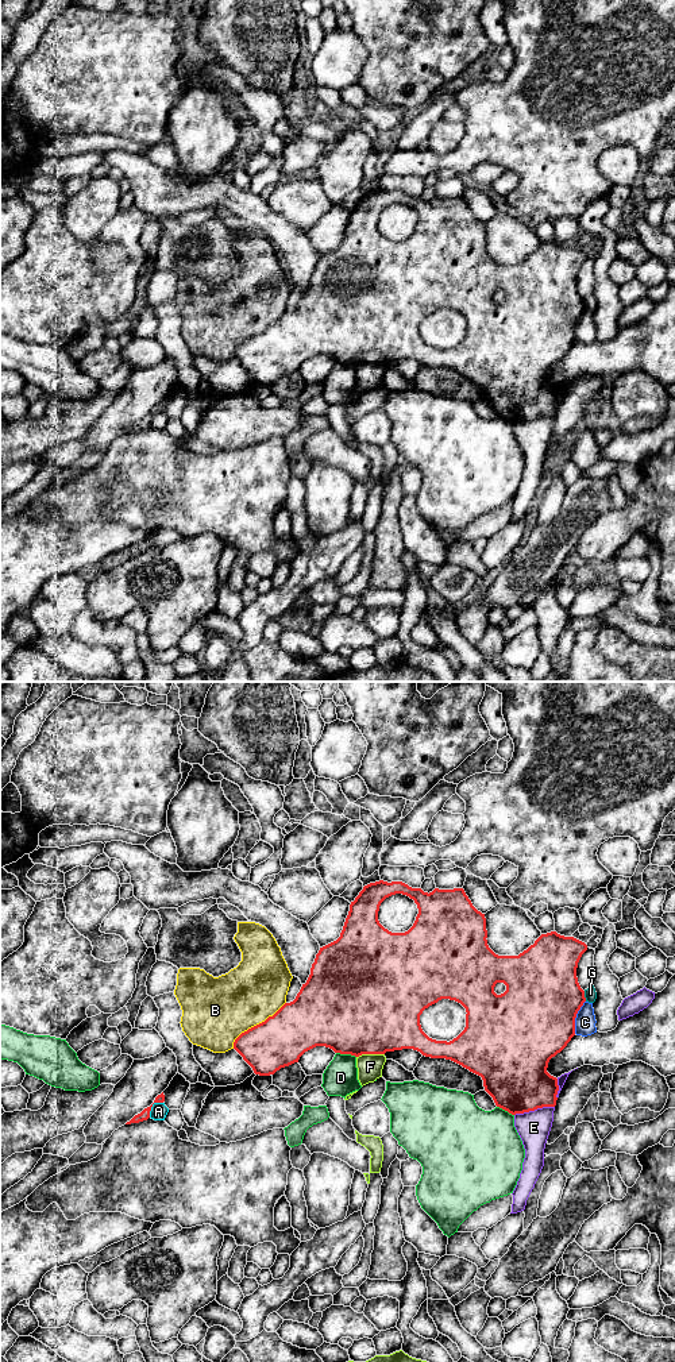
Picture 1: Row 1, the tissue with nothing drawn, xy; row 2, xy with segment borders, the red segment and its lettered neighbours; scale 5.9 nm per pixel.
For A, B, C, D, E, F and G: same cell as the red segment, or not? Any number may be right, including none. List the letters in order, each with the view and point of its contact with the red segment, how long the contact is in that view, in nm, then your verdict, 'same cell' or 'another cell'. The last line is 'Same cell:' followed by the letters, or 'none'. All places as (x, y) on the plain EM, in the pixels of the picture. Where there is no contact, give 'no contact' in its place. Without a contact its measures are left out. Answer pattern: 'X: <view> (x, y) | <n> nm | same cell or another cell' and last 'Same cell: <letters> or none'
A: xy (151, 415) | 130 nm | another cell
B: xy (257, 334) | 420 nm | another cell
C: xy (575, 325) | 220 nm | another cell
D: xy (346, 362) | 120 nm | another cell
E: xy (533, 419) | 240 nm | another cell
F: xy (370, 362) | 170 nm | another cell
G: xy (583, 305) | 70 nm | another cell
Same cell: none

